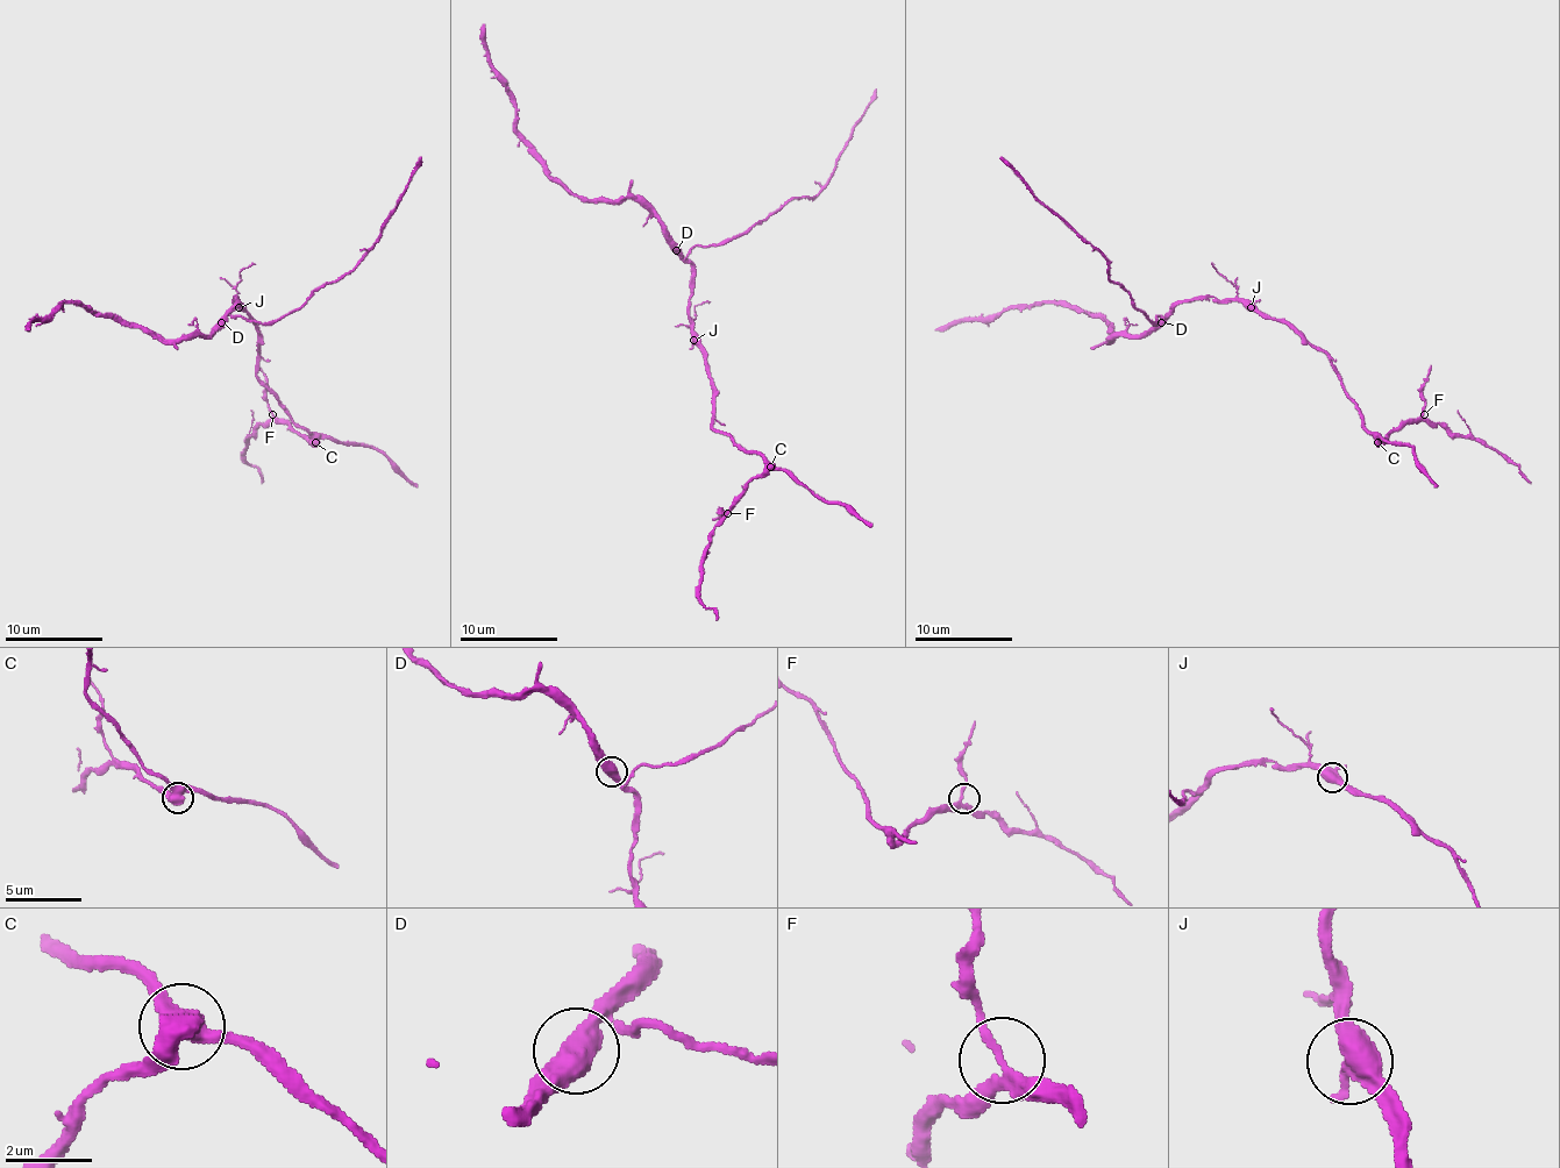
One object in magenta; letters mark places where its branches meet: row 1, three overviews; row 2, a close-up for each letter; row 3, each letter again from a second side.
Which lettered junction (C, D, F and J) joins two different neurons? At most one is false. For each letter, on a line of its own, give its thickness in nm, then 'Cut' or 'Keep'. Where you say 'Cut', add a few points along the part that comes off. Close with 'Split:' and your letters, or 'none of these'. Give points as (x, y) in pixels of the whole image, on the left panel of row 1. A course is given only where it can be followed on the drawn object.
C: Thickness 480 nm. Cut. Course of the part to remove: (314, 441), (299, 436), (285, 421), (261, 424), (246, 441), (246, 461), (258, 470), (263, 483)
D: Thickness 500 nm. Keep
F: Thickness 200 nm. Keep
J: Thickness 440 nm. Keep
Split: C

